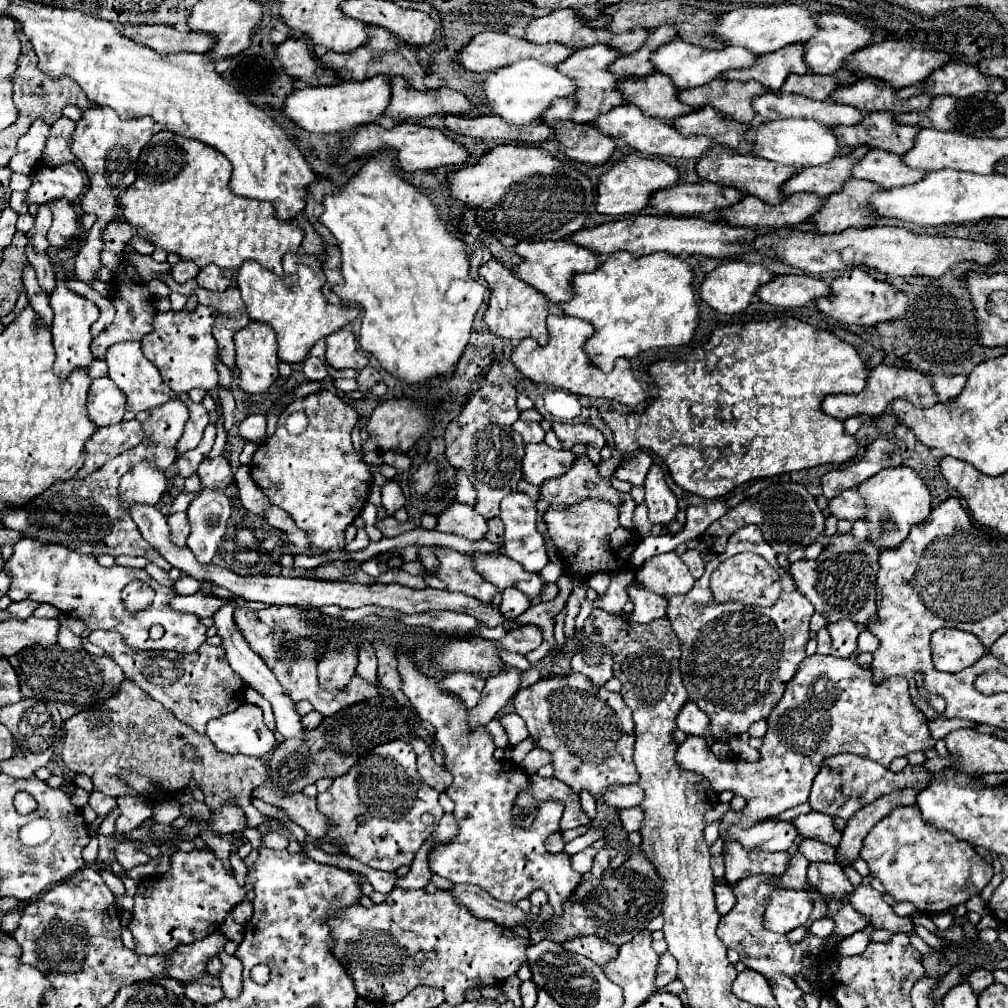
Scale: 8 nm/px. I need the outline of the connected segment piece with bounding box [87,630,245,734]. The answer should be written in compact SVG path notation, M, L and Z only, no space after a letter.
M95 630L87 638L91 644L101 646L115 660L115 664L121 666L127 678L131 678L137 686L141 686L147 694L151 694L167 710L171 710L183 724L191 726L199 734L205 734L205 726L211 718L219 718L245 702L245 684L241 676L235 674L227 664L223 646L203 644L193 654L153 650L133 652L125 646L123 636L119 636L119 632Z

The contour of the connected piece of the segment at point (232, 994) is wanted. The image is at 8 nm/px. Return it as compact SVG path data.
M225 950L217 956L223 962L223 970L219 974L223 992L227 998L237 998L241 992L241 962L235 960L235 956L229 956Z

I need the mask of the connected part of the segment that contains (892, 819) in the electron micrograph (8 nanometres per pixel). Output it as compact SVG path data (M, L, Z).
M917 804L899 806L879 820L863 840L859 856L895 902L911 902L923 914L941 914L965 904L971 896L981 894L995 874L993 866L965 840L951 836L951 832L935 832L931 824L923 824Z

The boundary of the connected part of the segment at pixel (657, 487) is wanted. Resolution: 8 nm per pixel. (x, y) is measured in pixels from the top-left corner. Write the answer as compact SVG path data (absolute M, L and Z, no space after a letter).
M657 464L651 466L645 480L645 504L649 508L649 520L659 526L667 526L675 520L677 498L665 484L665 476Z

